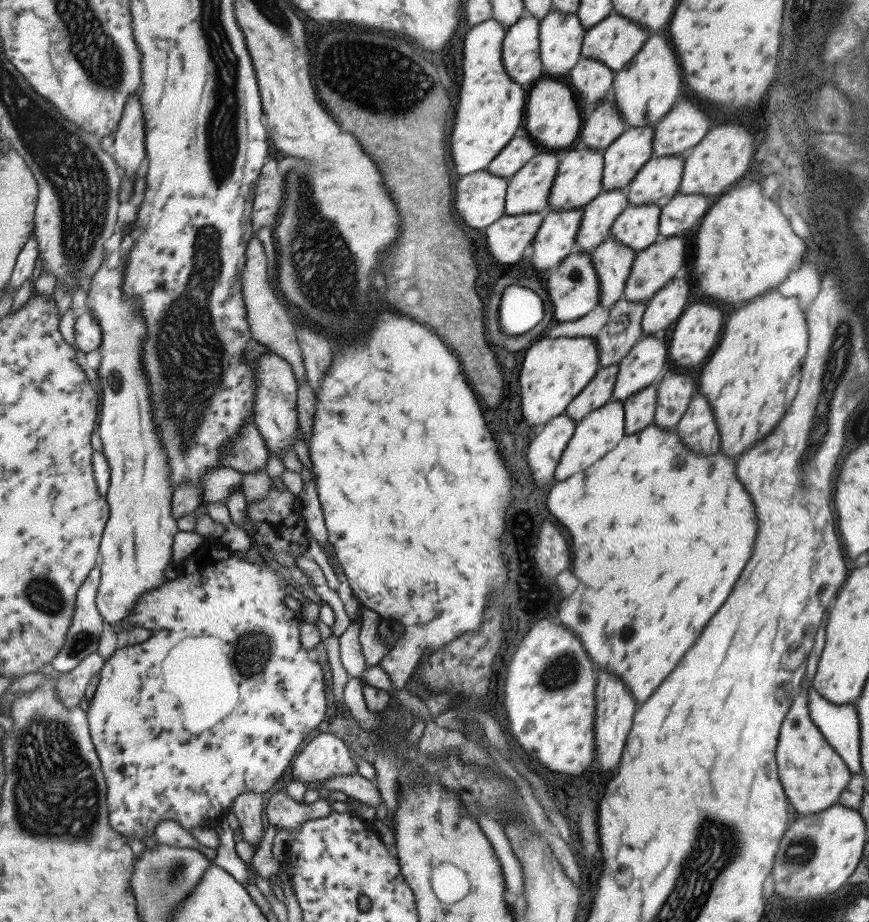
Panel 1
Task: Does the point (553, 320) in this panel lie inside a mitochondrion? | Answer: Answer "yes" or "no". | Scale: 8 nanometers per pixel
no

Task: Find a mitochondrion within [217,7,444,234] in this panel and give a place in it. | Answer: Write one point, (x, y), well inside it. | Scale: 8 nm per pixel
(367, 83)

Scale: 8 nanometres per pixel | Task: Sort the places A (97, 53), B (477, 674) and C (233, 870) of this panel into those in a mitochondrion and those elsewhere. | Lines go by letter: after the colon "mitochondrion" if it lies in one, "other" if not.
A: mitochondrion
B: other
C: other

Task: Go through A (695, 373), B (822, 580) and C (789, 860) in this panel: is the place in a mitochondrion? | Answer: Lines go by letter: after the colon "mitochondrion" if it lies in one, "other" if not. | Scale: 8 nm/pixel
A: other
B: other
C: mitochondrion

